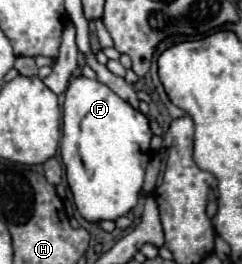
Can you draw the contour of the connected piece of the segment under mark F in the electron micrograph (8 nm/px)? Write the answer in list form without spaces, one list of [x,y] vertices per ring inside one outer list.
[[[78,76],[70,82],[66,90],[62,120],[64,124],[62,124],[60,154],[66,168],[66,180],[80,216],[96,224],[102,220],[116,220],[120,216],[126,216],[138,204],[144,182],[144,170],[150,160],[152,130],[148,126],[146,116],[134,110],[128,102],[124,102],[120,96],[116,96],[108,86],[100,84],[98,80]]]

